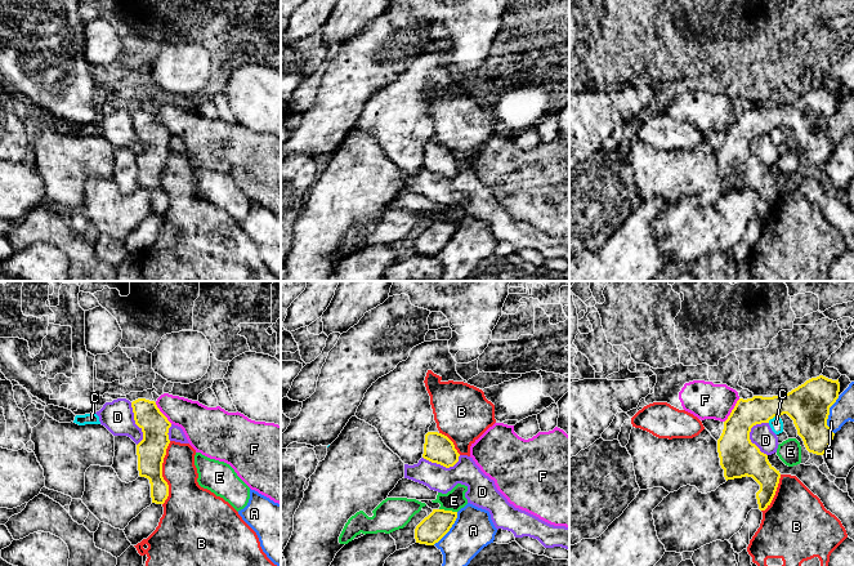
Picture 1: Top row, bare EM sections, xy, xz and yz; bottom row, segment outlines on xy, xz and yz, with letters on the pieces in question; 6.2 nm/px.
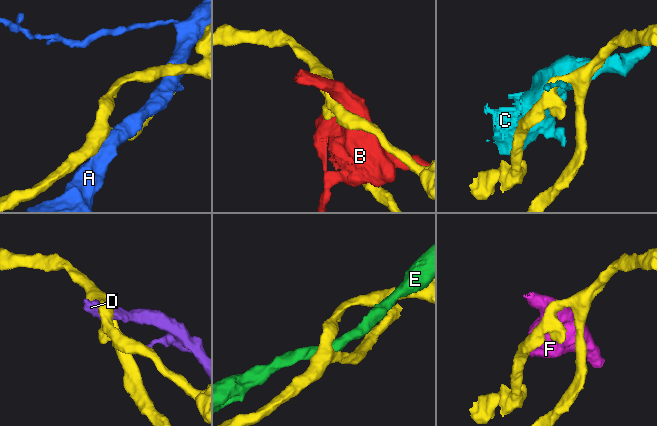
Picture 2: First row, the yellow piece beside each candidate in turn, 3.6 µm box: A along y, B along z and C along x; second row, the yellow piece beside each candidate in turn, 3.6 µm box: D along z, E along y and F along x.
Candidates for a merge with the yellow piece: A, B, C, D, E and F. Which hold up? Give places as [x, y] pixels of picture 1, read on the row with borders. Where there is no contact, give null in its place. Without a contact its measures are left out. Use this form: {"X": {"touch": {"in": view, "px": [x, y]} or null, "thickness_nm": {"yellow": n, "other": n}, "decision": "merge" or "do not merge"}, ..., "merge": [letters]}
{"A": {"touch": {"in": "yz", "px": [828, 414]}, "thickness_nm": {"yellow": 260, "other": 140}, "decision": "do not merge"}, "B": {"touch": {"in": "xy", "px": [161, 473]}, "thickness_nm": {"yellow": 180, "other": 260}, "decision": "do not merge"}, "C": {"touch": {"in": "yz", "px": [773, 417]}, "thickness_nm": {"yellow": 260, "other": 80}, "decision": "do not merge"}, "D": {"touch": {"in": "yz", "px": [749, 437]}, "thickness_nm": {"yellow": 240, "other": 140}, "decision": "do not merge"}, "E": {"touch": {"in": "xz", "px": [448, 511]}, "thickness_nm": {"yellow": 170, "other": 130}, "decision": "do not merge"}, "F": {"touch": {"in": "yz", "px": [732, 410]}, "thickness_nm": {"yellow": 220, "other": 240}, "decision": "do not merge"}, "merge": []}

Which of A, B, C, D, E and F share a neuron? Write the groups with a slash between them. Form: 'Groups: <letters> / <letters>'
Groups: A / B / C / D / E / F

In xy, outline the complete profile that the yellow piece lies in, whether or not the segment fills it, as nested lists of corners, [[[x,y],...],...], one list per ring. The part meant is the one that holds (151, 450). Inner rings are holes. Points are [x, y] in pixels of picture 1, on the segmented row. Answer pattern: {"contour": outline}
{"contour": [[[138,398],[131,407],[135,424],[143,432],[143,440],[137,445],[139,476],[149,480],[152,503],[164,504],[169,485],[162,477],[162,463],[170,444],[167,433],[171,423],[155,401]]]}

